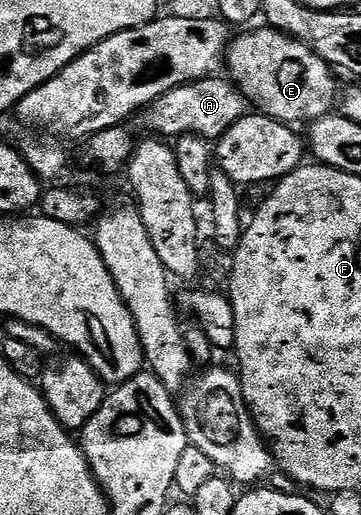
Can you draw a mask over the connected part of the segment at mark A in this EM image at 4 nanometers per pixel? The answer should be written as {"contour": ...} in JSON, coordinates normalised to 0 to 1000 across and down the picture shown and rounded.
{"contour":[[[615,146],[557,150],[551,157],[532,157],[524,165],[501,165],[465,177],[402,214],[404,235],[429,250],[435,264],[449,270],[490,270],[521,258],[540,258],[548,266],[601,270],[626,256],[643,239],[684,225],[687,198],[657,165]]]}

